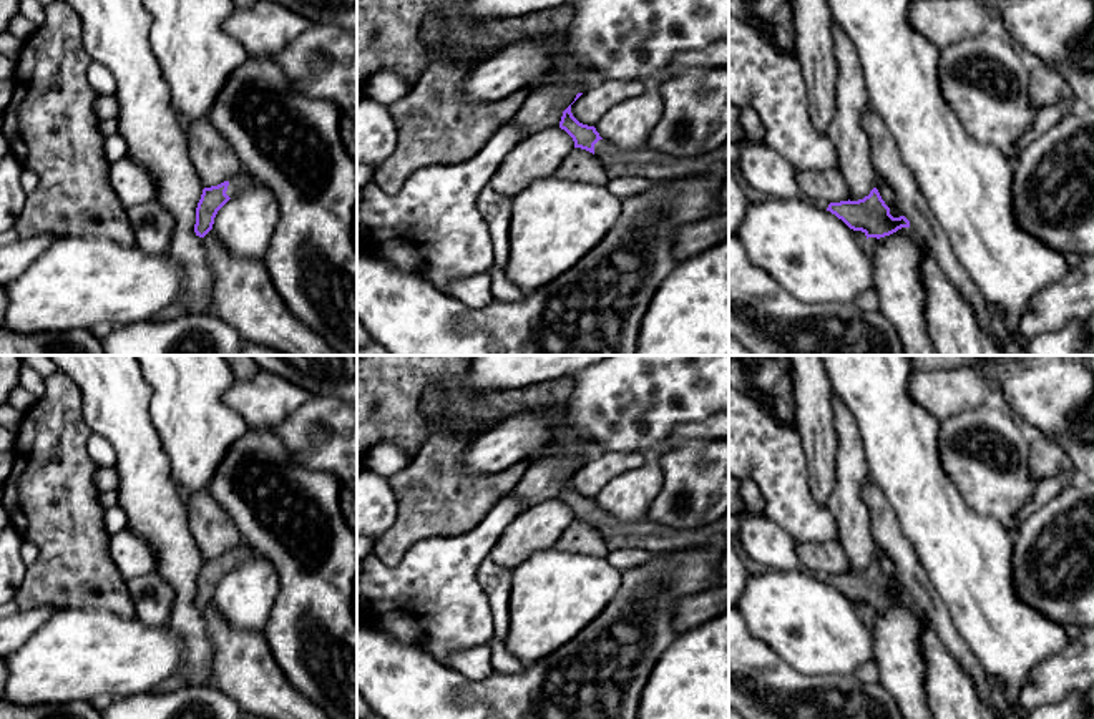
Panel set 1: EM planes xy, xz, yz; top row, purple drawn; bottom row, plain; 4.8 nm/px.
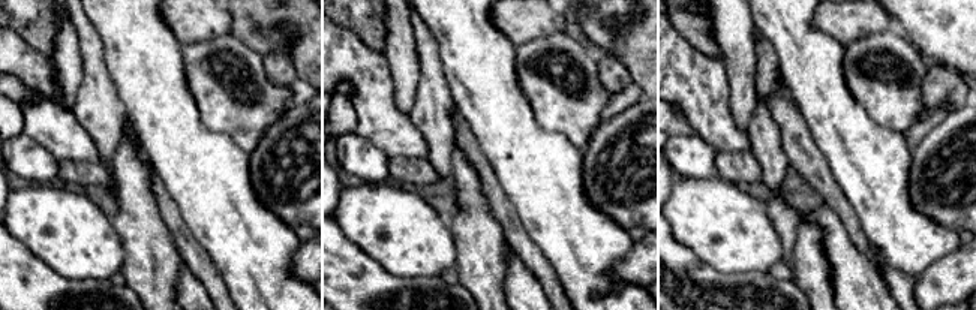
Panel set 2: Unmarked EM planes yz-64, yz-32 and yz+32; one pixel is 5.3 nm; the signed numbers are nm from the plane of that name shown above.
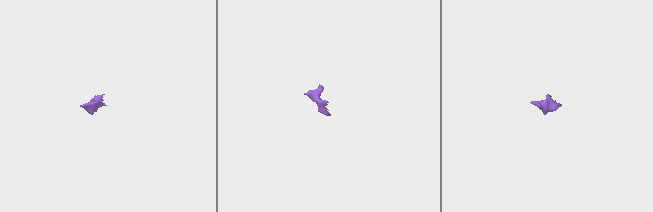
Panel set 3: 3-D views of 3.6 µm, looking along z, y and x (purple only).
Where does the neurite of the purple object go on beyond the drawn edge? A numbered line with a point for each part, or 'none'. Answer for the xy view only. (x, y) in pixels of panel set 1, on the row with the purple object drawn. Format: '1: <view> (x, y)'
1: xy (236, 183)

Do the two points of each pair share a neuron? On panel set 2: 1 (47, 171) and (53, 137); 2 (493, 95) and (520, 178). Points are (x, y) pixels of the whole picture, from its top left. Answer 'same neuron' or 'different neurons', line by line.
1: different neurons
2: same neuron

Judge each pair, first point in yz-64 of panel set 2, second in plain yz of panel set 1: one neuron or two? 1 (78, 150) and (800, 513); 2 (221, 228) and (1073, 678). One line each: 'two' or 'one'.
1: one
2: two

